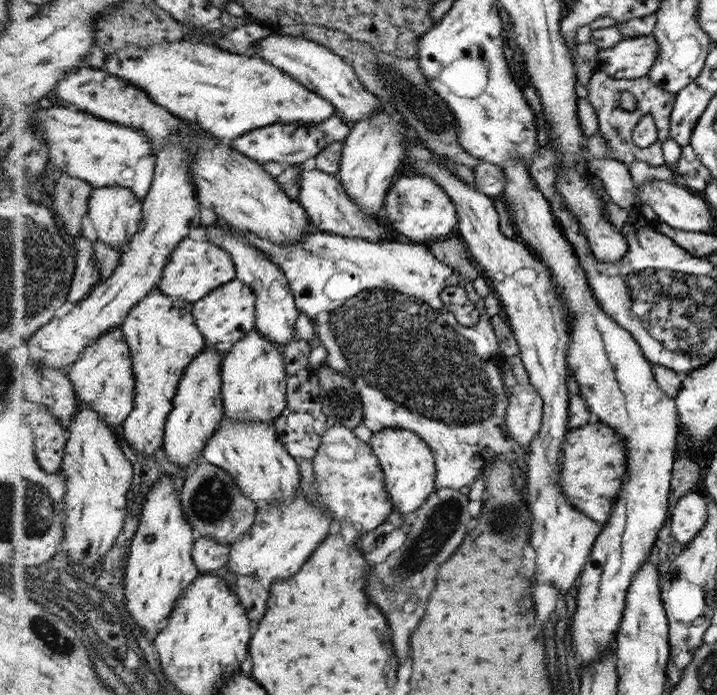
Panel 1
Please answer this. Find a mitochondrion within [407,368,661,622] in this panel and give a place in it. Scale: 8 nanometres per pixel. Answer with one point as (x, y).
(501, 520)

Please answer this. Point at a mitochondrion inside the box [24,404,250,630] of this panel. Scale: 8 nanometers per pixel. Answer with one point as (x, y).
(211, 504)

